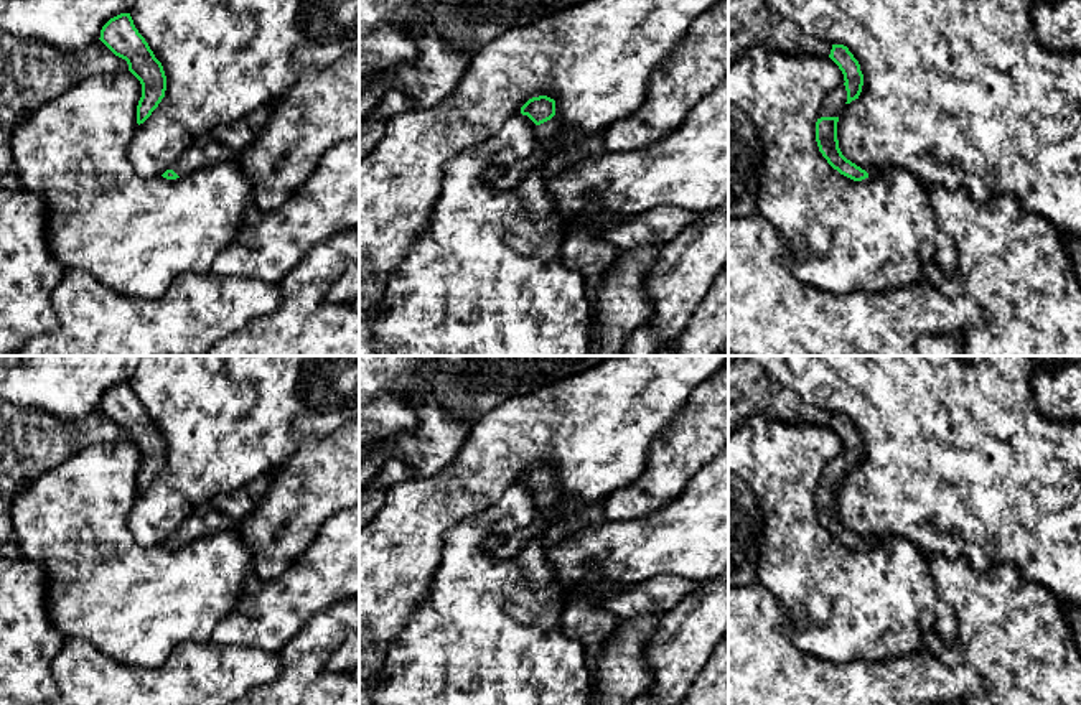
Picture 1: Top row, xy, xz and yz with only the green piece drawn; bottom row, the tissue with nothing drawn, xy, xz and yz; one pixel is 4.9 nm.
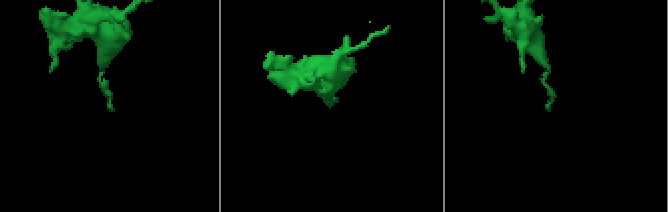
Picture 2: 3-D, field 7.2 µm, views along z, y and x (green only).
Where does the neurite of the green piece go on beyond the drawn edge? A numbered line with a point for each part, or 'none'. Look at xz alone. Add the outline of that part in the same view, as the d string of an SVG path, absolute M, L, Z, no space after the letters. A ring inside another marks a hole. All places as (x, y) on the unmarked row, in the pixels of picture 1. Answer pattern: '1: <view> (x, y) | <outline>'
1: xz (544, 501) | M555 483L550 489L536 494L536 506L539 511L550 511L562 499L562 496L562 489Z

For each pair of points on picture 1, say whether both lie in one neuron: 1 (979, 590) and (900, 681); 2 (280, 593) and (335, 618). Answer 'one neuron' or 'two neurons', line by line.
1: two neurons
2: two neurons

